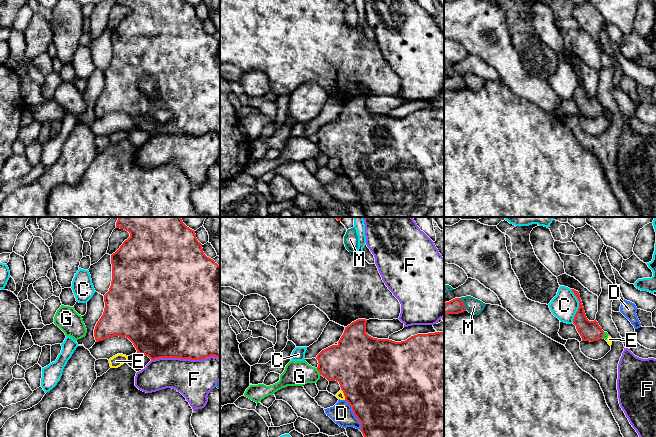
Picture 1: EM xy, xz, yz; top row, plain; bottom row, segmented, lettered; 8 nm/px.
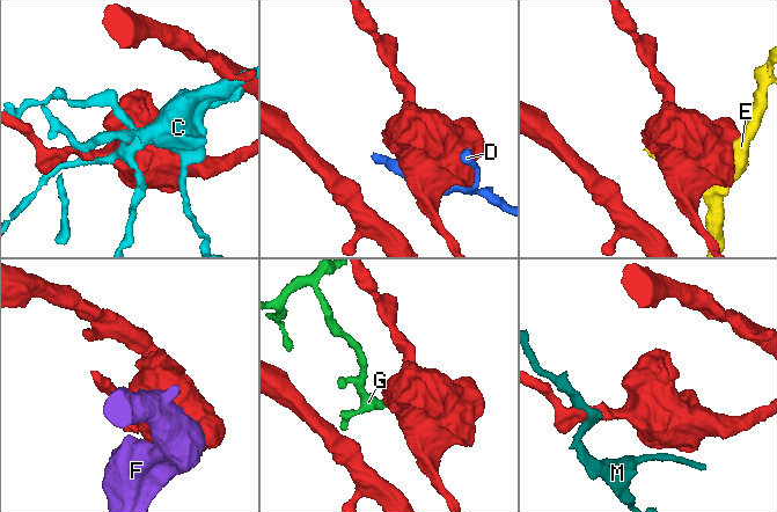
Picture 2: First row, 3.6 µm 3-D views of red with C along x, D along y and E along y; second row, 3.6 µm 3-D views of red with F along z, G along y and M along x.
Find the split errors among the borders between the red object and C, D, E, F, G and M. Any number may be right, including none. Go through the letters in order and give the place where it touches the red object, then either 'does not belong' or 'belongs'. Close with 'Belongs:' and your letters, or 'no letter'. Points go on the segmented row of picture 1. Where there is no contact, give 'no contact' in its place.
C: contact yz (579, 306); does not belong
D: contact xz (354, 414); does not belong
E: contact xz (344, 394); does not belong
F: contact xy (185, 358); does not belong
G: contact xz (319, 372); does not belong
M: contact yz (463, 304); does not belong
Belongs: no letter

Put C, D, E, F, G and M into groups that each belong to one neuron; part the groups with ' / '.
C / D / E G / F / M

